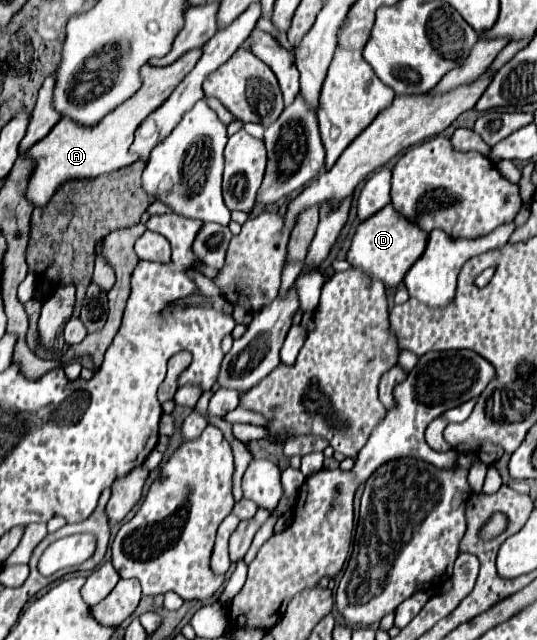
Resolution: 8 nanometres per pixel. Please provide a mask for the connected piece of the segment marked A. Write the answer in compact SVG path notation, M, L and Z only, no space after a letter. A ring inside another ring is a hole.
M194 49L194 51L184 53L178 61L174 61L172 65L166 65L166 67L144 65L142 67L144 83L138 89L138 93L134 93L130 99L126 99L122 105L118 105L104 119L100 119L100 123L96 123L92 127L78 125L70 117L62 117L60 123L28 151L28 155L36 159L36 169L30 177L26 197L34 205L46 205L46 201L50 201L52 193L58 189L58 185L62 185L62 181L70 181L74 177L88 177L88 179L98 177L98 175L118 171L118 169L138 161L138 155L130 153L130 145L134 141L134 131L152 111L156 111L168 99L168 95L174 91L174 87L186 77L186 73L192 71L192 67L198 63L200 57L202 57L202 49Z

